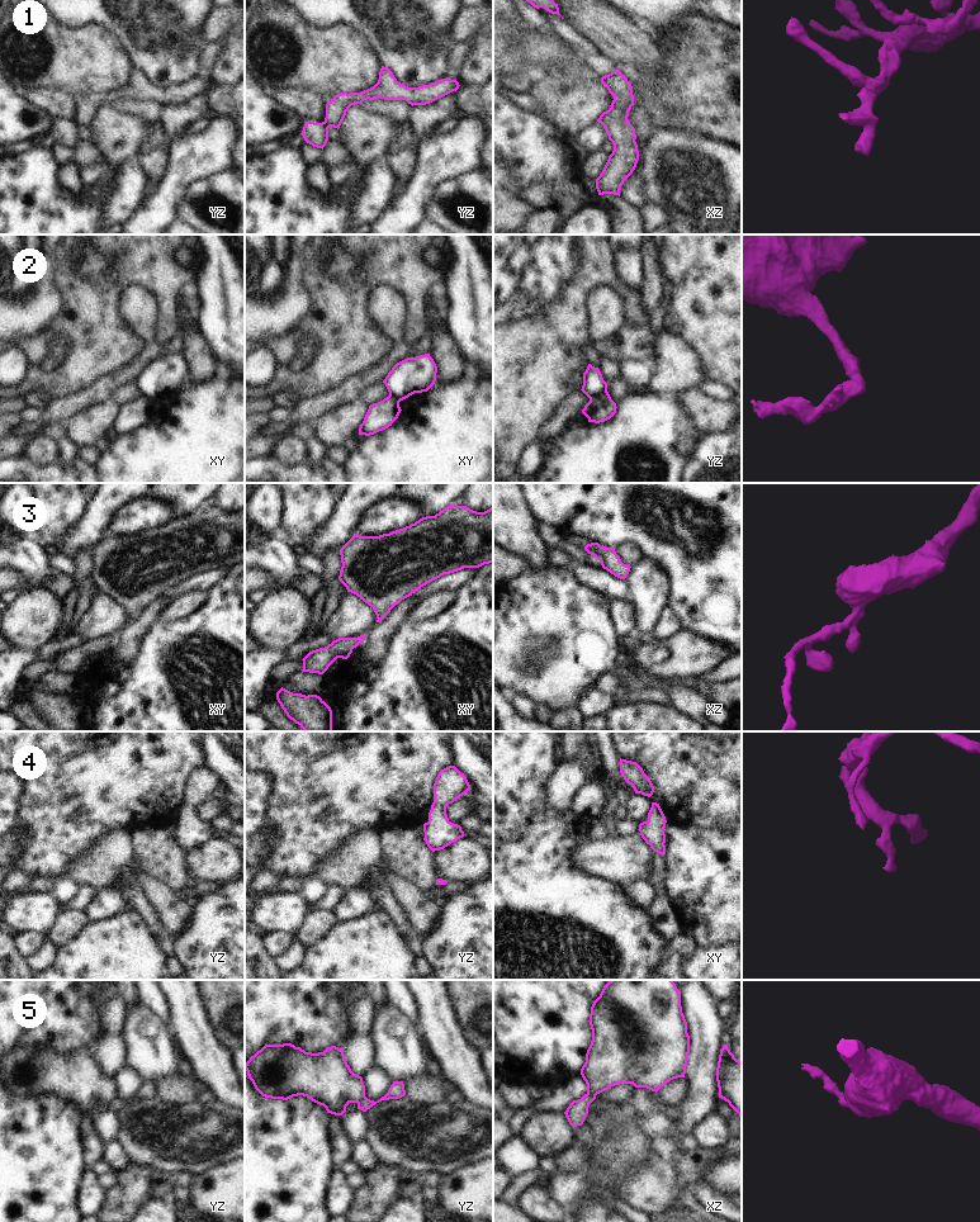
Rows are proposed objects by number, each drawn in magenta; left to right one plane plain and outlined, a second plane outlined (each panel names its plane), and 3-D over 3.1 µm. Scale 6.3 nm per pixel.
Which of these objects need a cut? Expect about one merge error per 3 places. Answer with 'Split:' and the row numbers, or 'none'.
Split: 2, 5

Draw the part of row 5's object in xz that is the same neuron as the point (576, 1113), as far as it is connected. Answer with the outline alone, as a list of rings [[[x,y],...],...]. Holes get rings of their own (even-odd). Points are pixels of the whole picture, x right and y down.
[[[584,1094],[581,1099],[573,1100],[564,1112],[572,1127],[582,1126],[587,1114],[590,1104],[596,1099],[590,1094]]]

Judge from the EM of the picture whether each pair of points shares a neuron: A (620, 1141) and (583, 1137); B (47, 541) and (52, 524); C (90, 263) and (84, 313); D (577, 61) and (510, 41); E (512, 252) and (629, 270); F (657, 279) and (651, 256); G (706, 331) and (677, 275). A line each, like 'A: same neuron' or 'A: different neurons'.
A: same neuron
B: same neuron
C: same neuron
D: same neuron
E: different neurons
F: same neuron
G: same neuron

